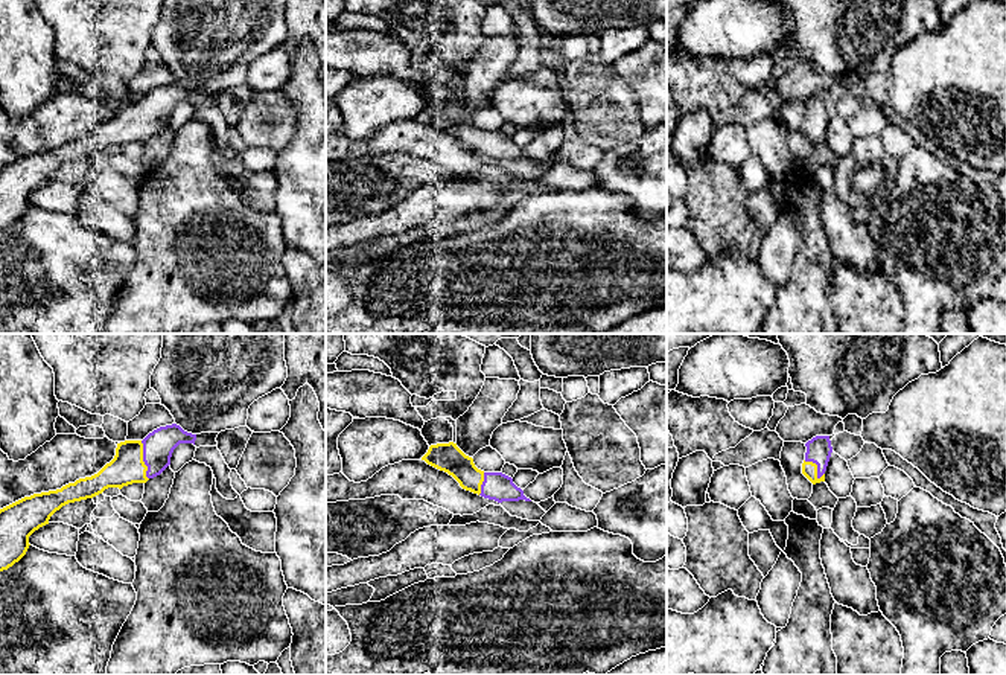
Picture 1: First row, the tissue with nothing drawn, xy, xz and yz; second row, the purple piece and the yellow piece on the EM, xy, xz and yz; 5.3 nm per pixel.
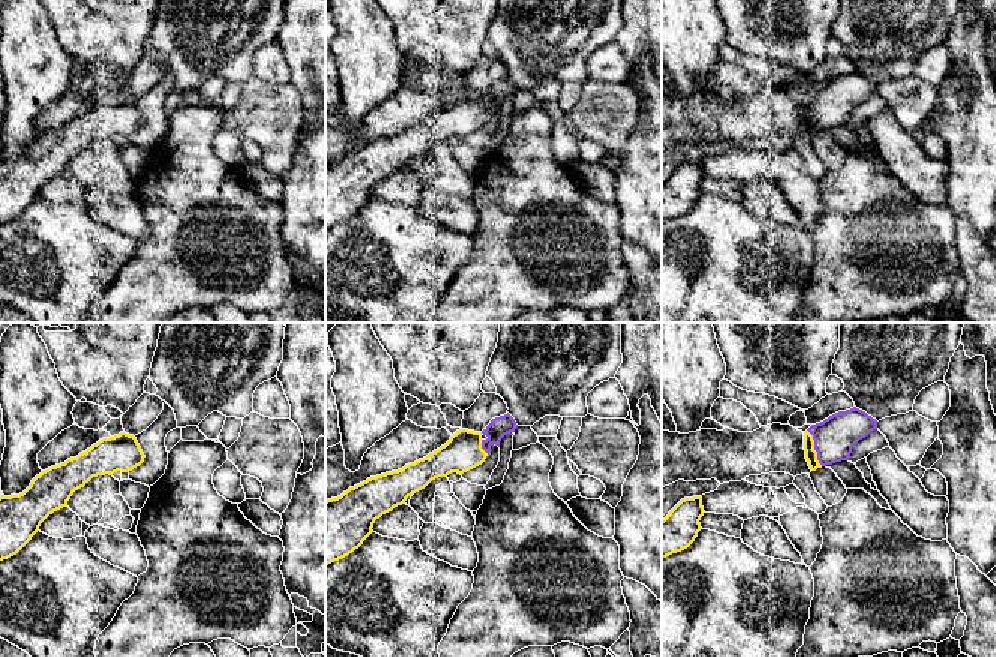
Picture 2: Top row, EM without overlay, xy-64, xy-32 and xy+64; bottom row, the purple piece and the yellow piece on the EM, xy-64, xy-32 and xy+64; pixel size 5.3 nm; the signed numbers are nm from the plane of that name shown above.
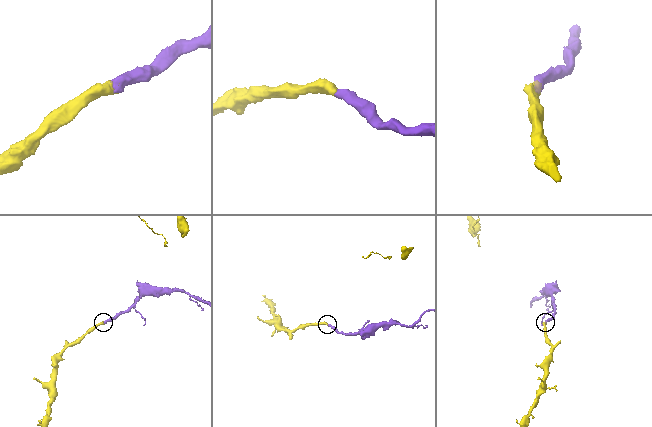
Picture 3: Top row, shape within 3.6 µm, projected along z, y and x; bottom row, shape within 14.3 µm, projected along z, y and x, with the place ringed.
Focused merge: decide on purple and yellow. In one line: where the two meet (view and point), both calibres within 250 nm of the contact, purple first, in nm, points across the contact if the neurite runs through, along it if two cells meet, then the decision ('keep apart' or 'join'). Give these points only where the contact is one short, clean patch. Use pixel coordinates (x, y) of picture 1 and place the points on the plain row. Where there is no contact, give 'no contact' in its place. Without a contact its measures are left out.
meets purple in xy at (143, 119); 160 nm thick on the purple side, 170 nm on the other; runs through xy (159, 104), (143, 119), (127, 125); join

